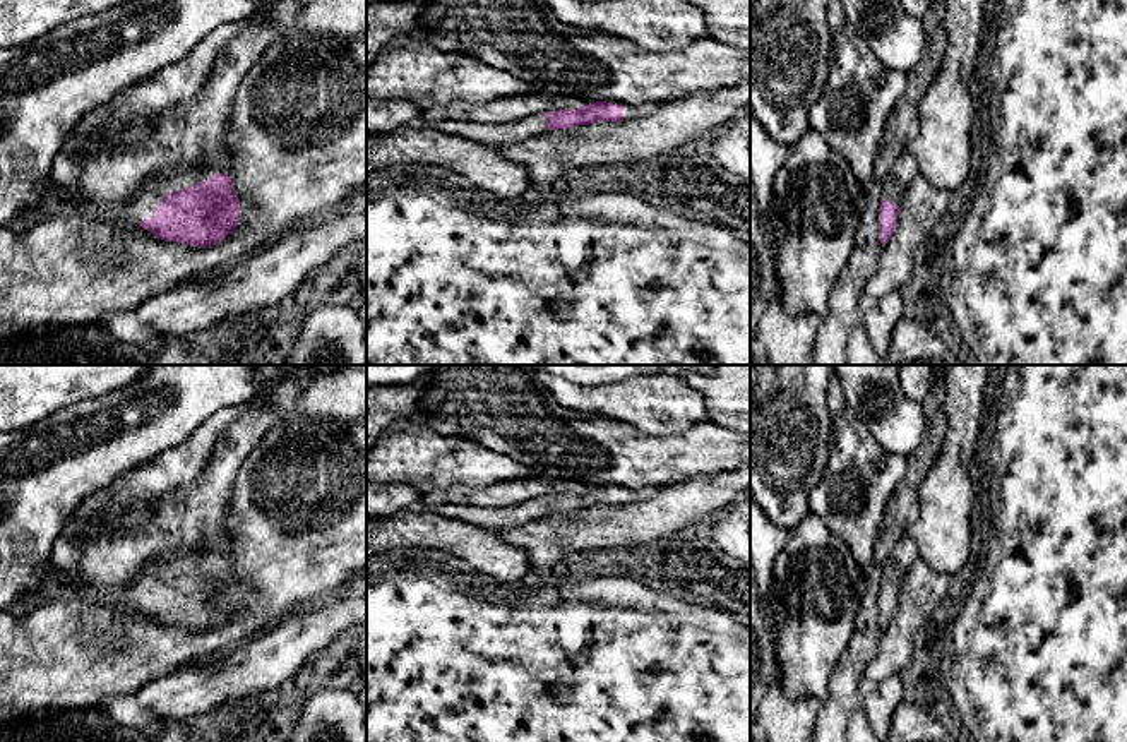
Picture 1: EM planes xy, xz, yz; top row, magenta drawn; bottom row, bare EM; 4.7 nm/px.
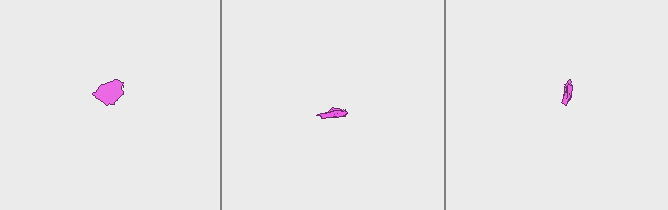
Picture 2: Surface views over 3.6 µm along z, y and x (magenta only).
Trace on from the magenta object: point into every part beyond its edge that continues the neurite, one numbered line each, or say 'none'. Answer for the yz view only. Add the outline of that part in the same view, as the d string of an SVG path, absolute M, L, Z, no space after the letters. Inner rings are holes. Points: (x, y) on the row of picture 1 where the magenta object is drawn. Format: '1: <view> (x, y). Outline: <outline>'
1: yz (903, 170). Outline: M904 151L891 168L891 173L882 188L882 199L889 199L891 204L899 206L908 185L916 175L916 161L908 151Z

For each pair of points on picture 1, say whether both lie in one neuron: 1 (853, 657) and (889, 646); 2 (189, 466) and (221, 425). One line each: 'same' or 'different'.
1: different
2: same

